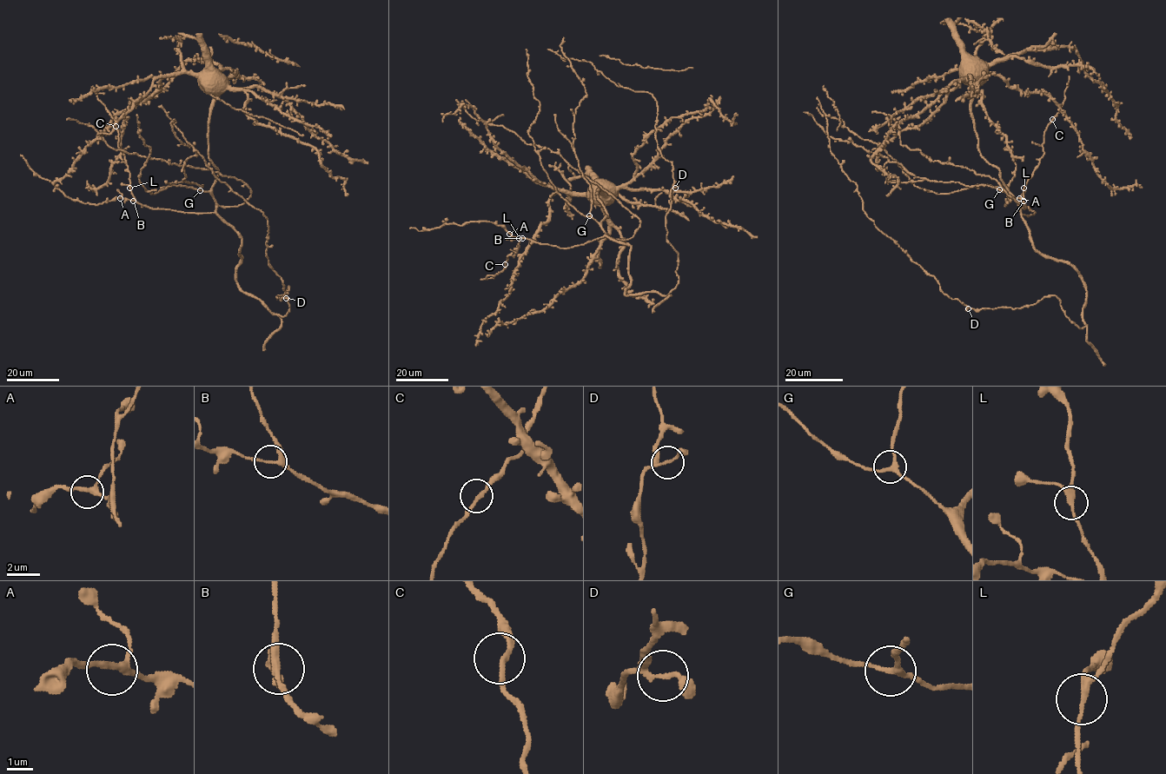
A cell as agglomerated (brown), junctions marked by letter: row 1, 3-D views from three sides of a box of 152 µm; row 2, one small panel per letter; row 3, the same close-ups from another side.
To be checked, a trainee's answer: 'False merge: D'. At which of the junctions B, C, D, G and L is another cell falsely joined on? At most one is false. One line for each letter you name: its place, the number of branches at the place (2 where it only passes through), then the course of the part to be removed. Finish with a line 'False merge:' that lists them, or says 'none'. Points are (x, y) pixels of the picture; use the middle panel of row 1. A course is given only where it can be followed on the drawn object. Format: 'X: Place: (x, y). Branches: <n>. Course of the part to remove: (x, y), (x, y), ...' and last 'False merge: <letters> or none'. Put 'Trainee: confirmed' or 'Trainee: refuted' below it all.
False merge: none
Trainee: refuted

